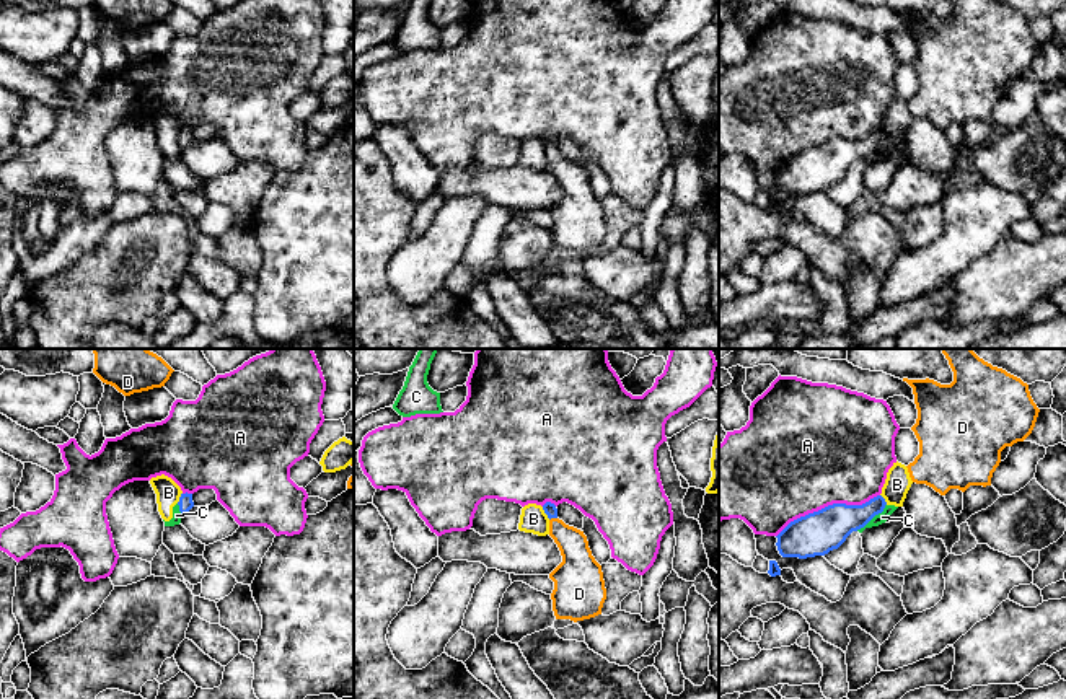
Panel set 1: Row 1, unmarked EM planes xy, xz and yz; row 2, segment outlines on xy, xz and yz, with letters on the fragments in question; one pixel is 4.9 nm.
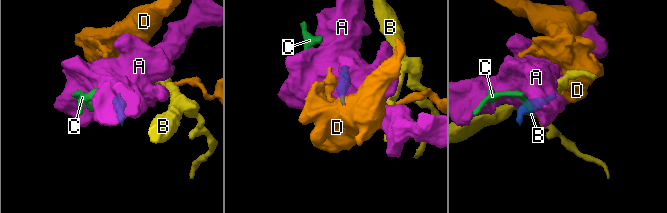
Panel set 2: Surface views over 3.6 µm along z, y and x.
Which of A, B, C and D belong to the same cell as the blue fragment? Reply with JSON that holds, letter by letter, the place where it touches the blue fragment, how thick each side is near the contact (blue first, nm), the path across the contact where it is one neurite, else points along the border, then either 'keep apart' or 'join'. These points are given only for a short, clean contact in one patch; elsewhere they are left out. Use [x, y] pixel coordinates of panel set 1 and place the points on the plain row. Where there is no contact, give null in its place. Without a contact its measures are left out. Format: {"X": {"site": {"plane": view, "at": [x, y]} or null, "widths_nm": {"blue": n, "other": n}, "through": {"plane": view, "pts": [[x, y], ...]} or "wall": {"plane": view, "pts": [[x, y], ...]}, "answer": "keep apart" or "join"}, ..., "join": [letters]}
{"A": {"site": {"plane": "yz", "at": [828, 140]}, "widths_nm": {"blue": 220, "other": 500}, "answer": "keep apart"}, "B": {"site": {"plane": "xz", "at": [545, 147]}, "widths_nm": {"blue": 70, "other": 130}, "wall": {"plane": "xz", "pts": [[541, 142], [550, 153]]}, "answer": "keep apart"}, "C": {"site": {"plane": "yz", "at": [872, 152]}, "widths_nm": {"blue": 200, "other": 50}, "wall": {"plane": "yz", "pts": [[885, 139], [880, 147], [856, 165]]}, "answer": "keep apart"}, "D": {"site": {"plane": "xz", "at": [553, 152]}, "widths_nm": {"blue": 70, "other": 160}, "through": {"plane": "xz", "pts": [[550, 144], [553, 152], [572, 178], [577, 196]]}, "answer": "join"}, "join": ["D"]}

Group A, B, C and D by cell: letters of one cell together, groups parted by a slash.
A / B C / D

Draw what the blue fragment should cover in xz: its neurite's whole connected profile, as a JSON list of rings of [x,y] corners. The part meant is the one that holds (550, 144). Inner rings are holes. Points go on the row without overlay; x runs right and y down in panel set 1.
[[[546,137],[543,145],[549,153],[549,171],[562,191],[562,197],[549,209],[554,217],[551,235],[556,254],[577,257],[601,249],[606,223],[587,171],[559,155],[554,138]]]

